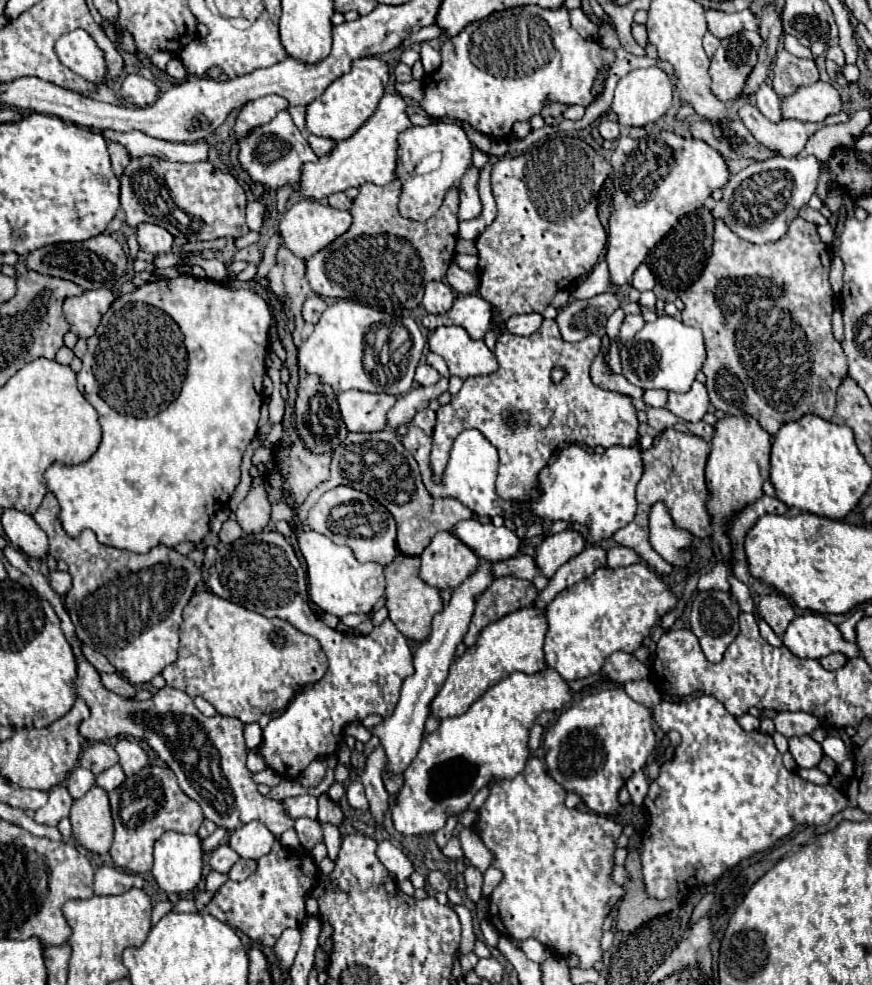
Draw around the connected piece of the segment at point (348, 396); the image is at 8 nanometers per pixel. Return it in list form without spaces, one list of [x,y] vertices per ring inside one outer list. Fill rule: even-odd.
[[[338,393],[338,405],[348,431],[382,431],[386,427],[386,413],[396,403],[388,393]]]

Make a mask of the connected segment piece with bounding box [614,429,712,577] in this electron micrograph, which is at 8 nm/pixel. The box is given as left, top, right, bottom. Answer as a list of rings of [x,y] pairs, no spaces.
[[[666,429],[660,439],[654,441],[654,445],[642,453],[644,459],[644,473],[640,483],[636,485],[636,499],[638,499],[638,511],[632,523],[626,527],[618,529],[614,533],[614,541],[634,549],[640,559],[649,567],[654,568],[655,572],[664,577],[670,575],[674,565],[670,565],[662,559],[657,553],[654,553],[650,541],[648,541],[648,515],[654,503],[662,501],[668,505],[670,517],[674,517],[674,525],[678,529],[685,529],[692,535],[700,538],[710,537],[712,534],[711,517],[706,509],[708,501],[708,489],[704,481],[704,467],[706,459],[710,453],[710,443],[696,435],[686,435],[676,429]]]

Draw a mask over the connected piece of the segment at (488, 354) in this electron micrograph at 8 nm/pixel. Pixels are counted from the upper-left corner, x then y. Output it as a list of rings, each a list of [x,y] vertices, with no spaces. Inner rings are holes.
[[[460,325],[438,327],[428,339],[428,345],[434,353],[446,359],[450,375],[466,379],[474,375],[490,375],[498,369],[496,357],[486,343],[474,341]]]

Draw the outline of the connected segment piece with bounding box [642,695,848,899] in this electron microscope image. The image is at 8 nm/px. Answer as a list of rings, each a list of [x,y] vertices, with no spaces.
[[[710,695],[680,703],[660,701],[652,717],[664,733],[678,731],[682,735],[674,759],[660,767],[660,775],[650,781],[650,791],[644,799],[644,807],[652,821],[642,841],[642,873],[646,891],[654,899],[676,895],[680,891],[680,881],[682,891],[714,883],[726,869],[758,851],[770,849],[778,839],[790,835],[796,825],[826,825],[848,805],[848,799],[836,787],[814,785],[804,781],[798,773],[790,773],[782,765],[782,753],[778,753],[770,735],[762,731],[744,731],[724,705]]]

